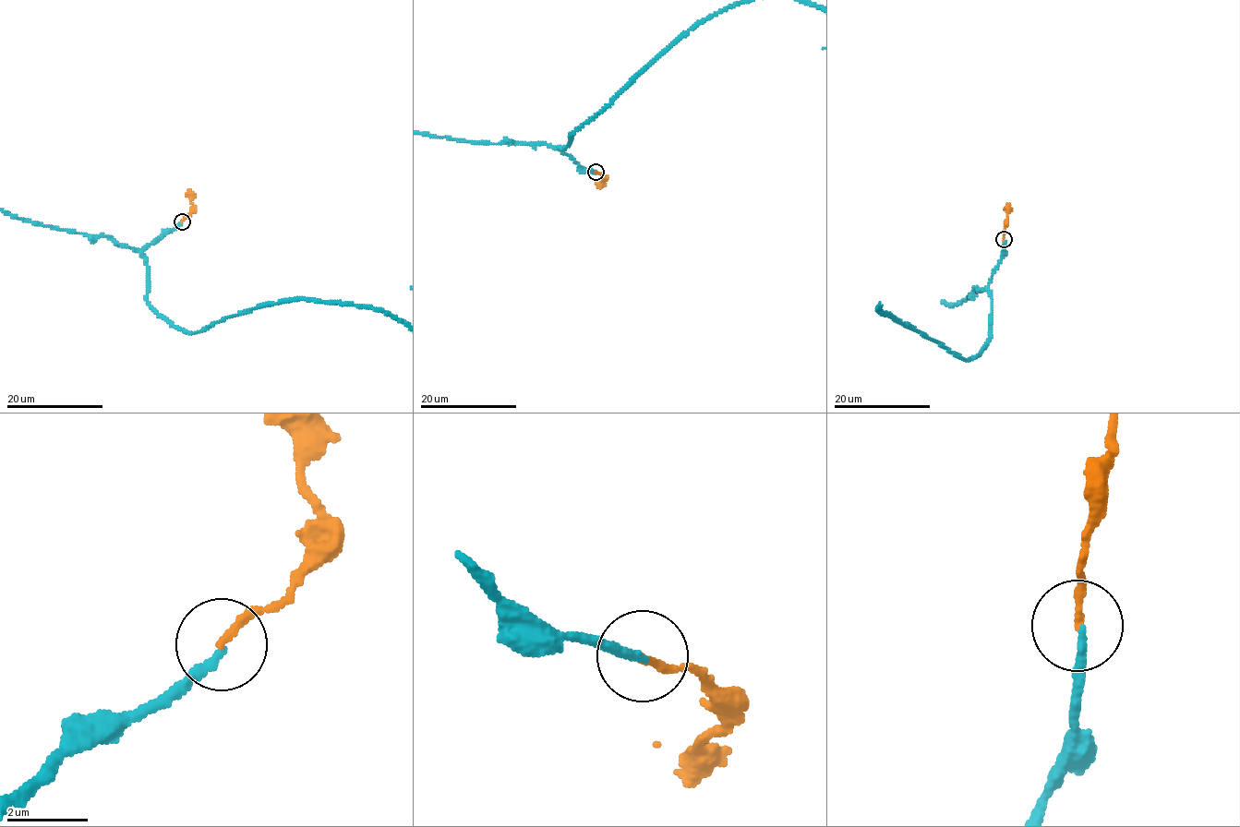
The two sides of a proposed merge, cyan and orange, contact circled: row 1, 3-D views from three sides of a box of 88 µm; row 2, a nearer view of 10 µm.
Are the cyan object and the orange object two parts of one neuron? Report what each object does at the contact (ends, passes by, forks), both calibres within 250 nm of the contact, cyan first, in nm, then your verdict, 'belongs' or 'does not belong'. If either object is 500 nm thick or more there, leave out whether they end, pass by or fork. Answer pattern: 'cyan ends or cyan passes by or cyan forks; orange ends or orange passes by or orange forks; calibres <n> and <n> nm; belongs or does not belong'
cyan ends; orange ends; calibres 200 and 190 nm; does not belong

